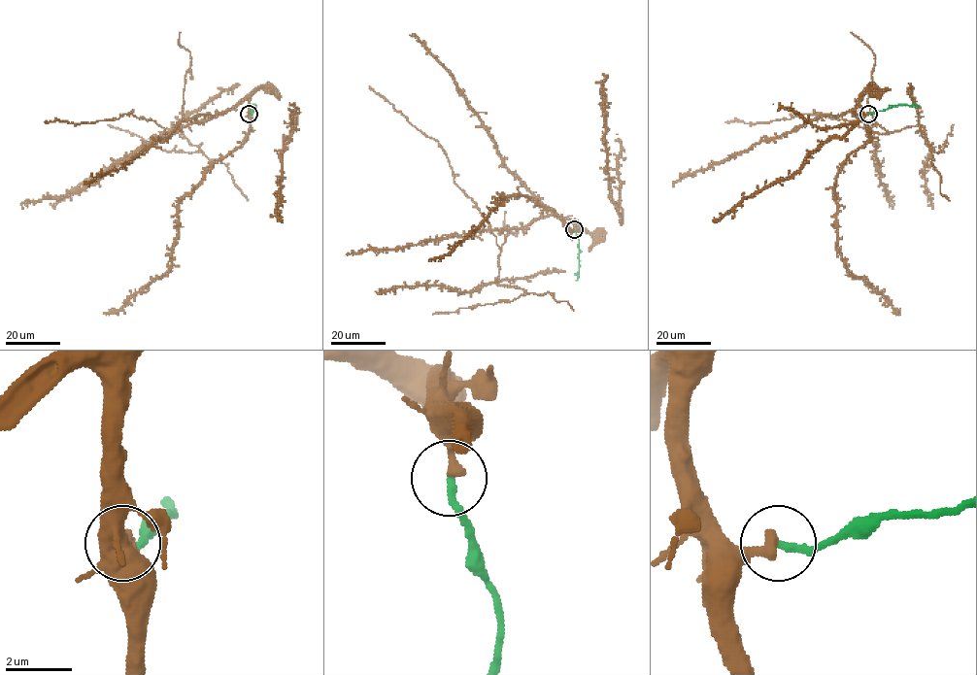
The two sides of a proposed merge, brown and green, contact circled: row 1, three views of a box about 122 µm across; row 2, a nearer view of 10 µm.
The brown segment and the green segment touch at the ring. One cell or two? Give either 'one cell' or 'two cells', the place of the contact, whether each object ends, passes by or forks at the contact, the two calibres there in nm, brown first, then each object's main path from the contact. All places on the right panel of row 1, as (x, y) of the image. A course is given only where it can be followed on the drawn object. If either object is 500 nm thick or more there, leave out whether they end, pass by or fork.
two cells | (868, 114) | brown ends | green ends | 380/240 nm | brown via (867, 113), (859, 98), (855, 113), (868, 132), (920, 127), (929, 145), (924, 175), (930, 203) | green via (867, 113), (898, 105), (920, 105)

